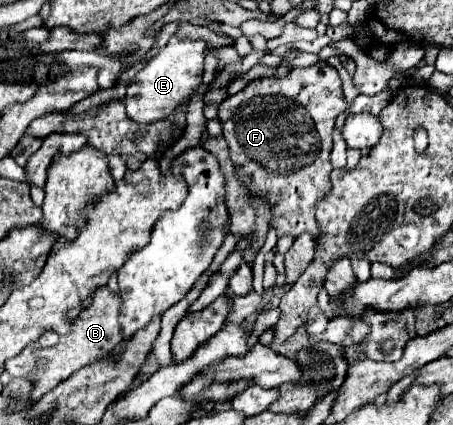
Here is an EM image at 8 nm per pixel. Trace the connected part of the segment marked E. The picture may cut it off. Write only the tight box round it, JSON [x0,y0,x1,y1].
[127,35,205,123]

